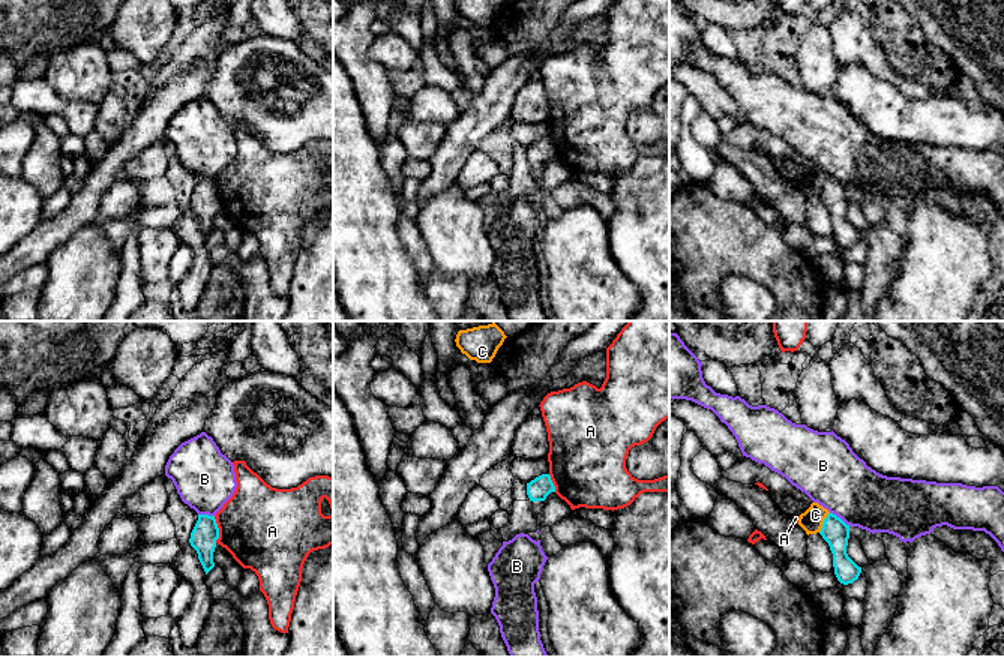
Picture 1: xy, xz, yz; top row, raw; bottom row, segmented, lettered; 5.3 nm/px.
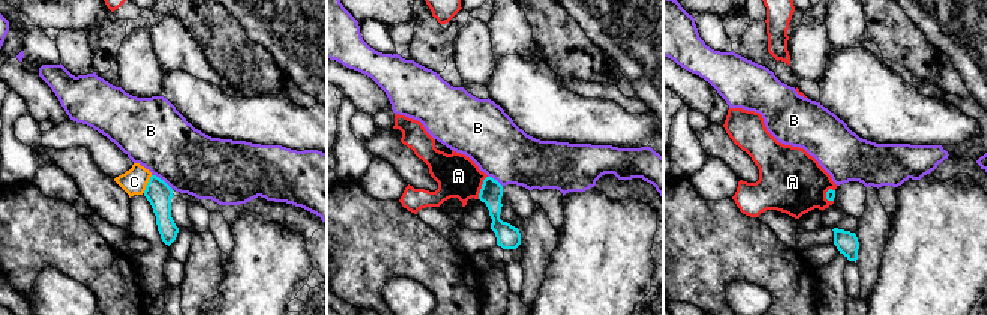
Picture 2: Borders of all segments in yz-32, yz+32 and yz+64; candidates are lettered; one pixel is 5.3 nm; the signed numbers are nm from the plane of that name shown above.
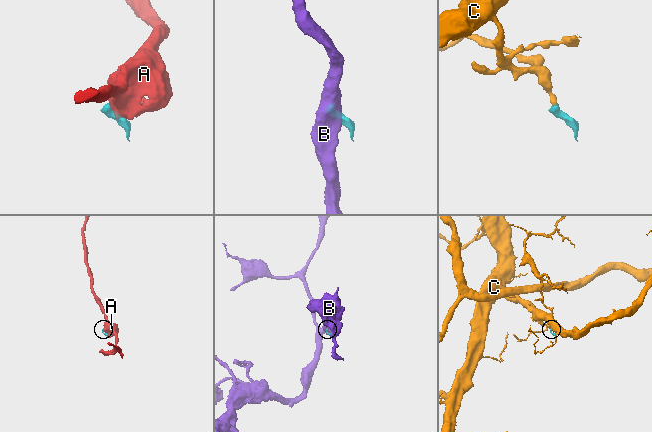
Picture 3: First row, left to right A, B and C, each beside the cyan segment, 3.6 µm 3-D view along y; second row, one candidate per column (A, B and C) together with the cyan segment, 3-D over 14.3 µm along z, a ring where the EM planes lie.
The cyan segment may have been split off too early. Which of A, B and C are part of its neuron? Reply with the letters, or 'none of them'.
none of them

